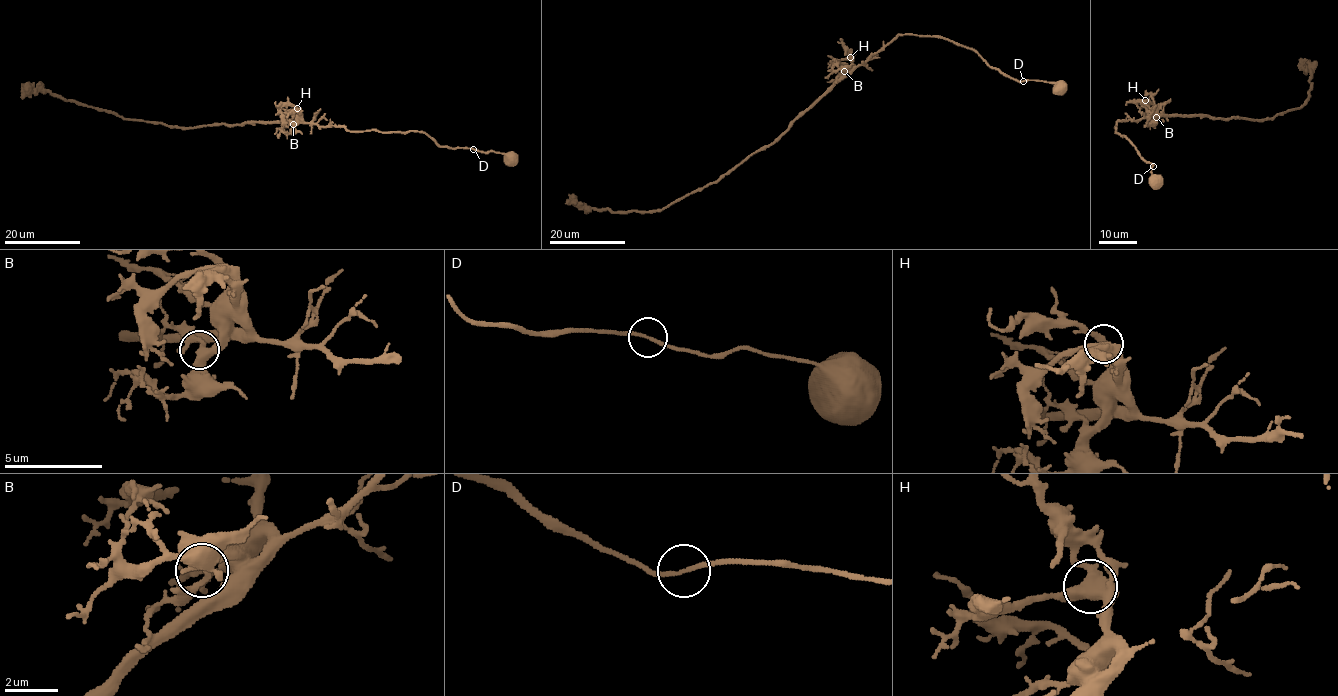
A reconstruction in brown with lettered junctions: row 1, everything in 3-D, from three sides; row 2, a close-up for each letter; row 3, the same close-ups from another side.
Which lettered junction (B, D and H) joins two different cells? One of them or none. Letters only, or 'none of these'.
none of these

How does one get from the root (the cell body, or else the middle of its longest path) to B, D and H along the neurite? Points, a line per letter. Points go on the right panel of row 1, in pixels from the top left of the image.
B: (1157, 181), (1150, 171), (1153, 164), (1145, 161), (1126, 136), (1116, 132), (1115, 127), (1118, 121), (1156, 117)
D: (1157, 181), (1150, 171), (1153, 166)
H: (1157, 181), (1150, 171), (1153, 164), (1145, 161), (1126, 136), (1116, 132), (1118, 121), (1150, 117), (1145, 100)

